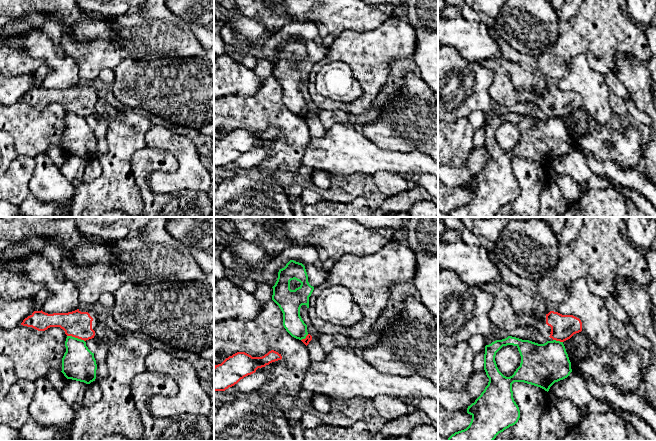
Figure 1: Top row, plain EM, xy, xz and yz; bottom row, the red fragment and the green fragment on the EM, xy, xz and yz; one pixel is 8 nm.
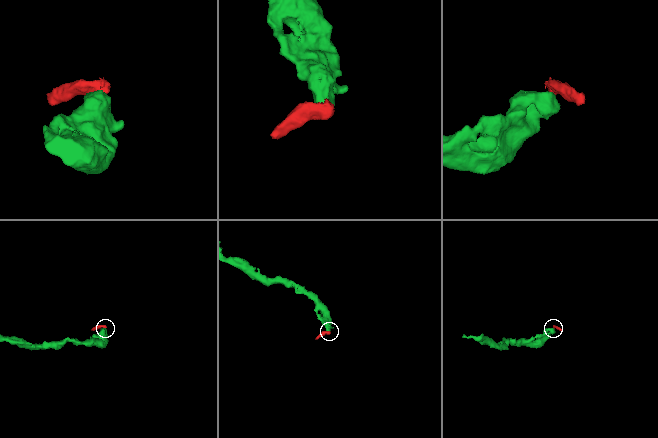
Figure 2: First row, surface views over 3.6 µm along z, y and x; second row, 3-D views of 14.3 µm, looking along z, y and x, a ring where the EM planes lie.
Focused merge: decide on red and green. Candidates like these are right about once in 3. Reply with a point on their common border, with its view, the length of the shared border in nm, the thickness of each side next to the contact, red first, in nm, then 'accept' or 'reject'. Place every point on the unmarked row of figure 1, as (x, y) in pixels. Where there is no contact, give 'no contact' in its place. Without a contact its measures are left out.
xy (76, 113) | 150 nm | 220/280 nm | reject

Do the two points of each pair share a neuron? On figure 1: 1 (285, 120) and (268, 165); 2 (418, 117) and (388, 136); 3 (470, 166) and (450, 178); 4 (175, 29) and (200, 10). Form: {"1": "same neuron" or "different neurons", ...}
{"1": "same neuron", "2": "same neuron", "3": "same neuron", "4": "different neurons"}

